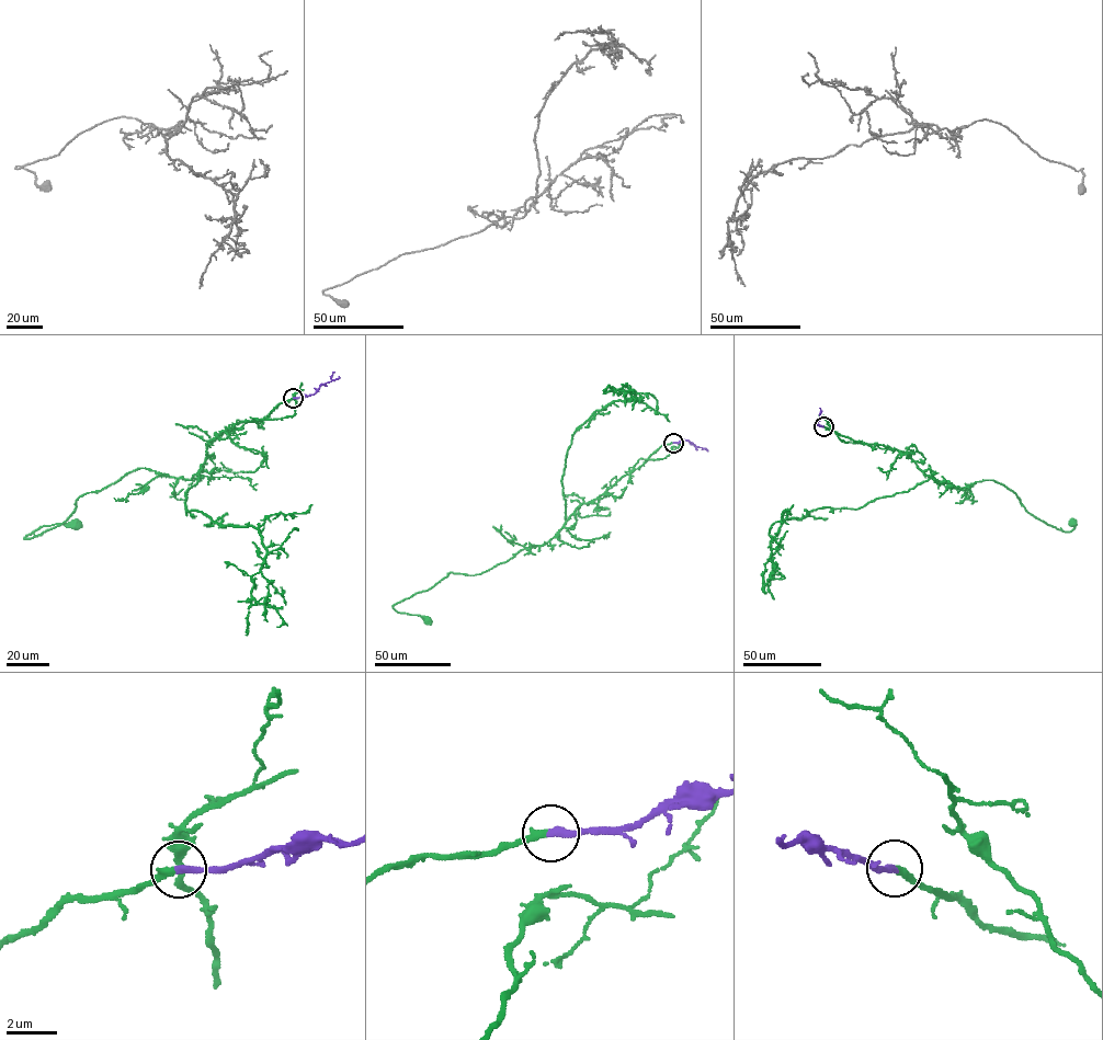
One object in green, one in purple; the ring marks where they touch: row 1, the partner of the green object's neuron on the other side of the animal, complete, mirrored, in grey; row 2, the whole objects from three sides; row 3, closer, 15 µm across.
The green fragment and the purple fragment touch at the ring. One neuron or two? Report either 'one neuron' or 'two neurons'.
one neuron

